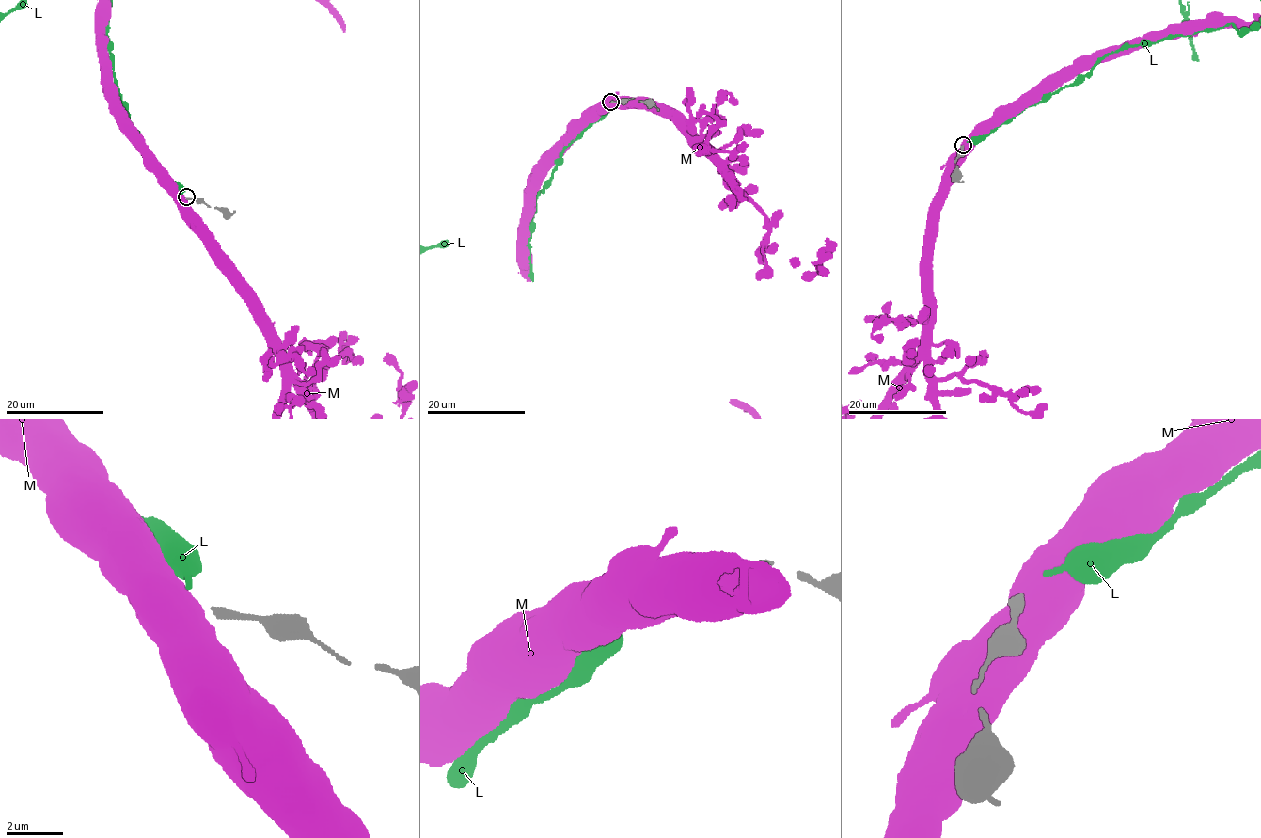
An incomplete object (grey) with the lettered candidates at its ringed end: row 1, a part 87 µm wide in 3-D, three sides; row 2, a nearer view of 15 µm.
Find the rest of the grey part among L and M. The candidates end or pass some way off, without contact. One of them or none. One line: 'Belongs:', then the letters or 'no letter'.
Belongs: L

